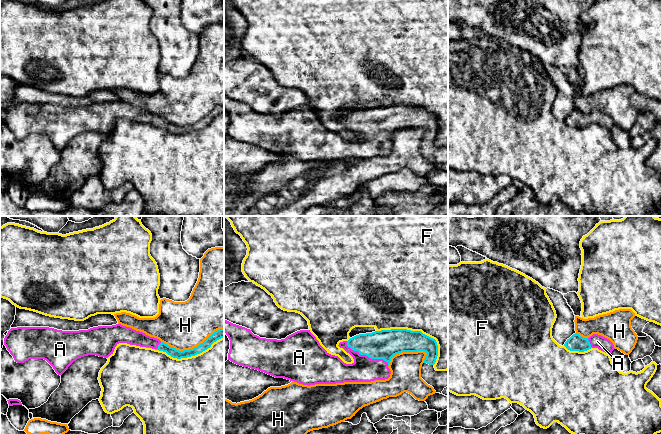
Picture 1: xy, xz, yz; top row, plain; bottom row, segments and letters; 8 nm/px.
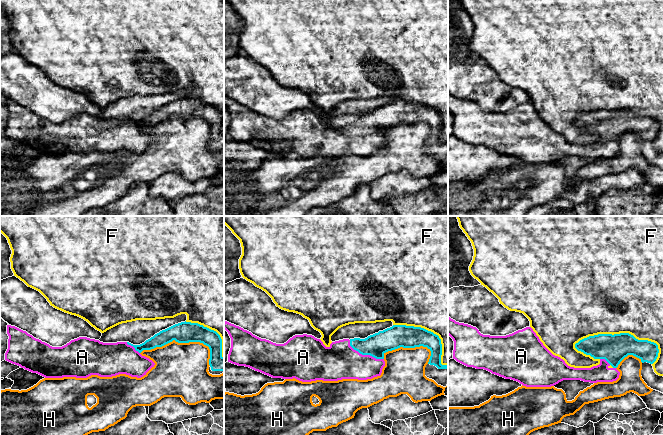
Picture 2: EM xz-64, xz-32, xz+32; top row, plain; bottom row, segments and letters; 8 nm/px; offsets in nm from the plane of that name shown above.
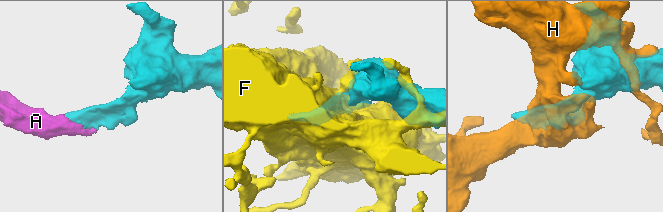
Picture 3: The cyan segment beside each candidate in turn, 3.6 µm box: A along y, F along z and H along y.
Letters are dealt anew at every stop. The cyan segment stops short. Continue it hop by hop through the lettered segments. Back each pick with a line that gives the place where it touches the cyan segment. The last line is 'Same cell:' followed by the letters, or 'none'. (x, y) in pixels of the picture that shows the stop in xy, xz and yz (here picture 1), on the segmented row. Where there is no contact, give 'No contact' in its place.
A: Touches cyan at xz (366, 355)
Same cell: A

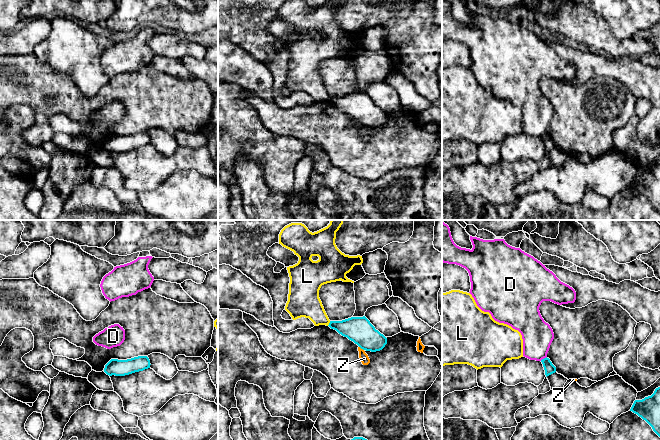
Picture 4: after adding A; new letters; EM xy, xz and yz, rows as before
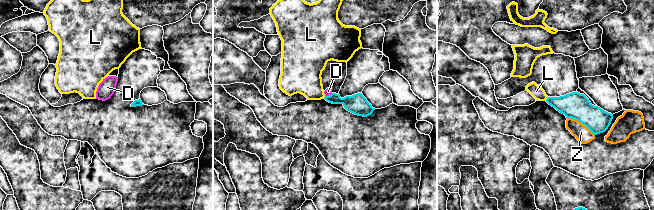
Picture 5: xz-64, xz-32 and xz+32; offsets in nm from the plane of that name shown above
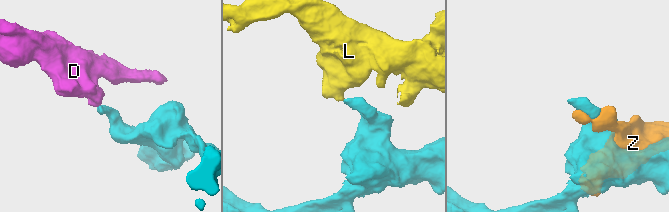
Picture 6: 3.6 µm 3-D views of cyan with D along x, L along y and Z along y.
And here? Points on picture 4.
Same cell: none

